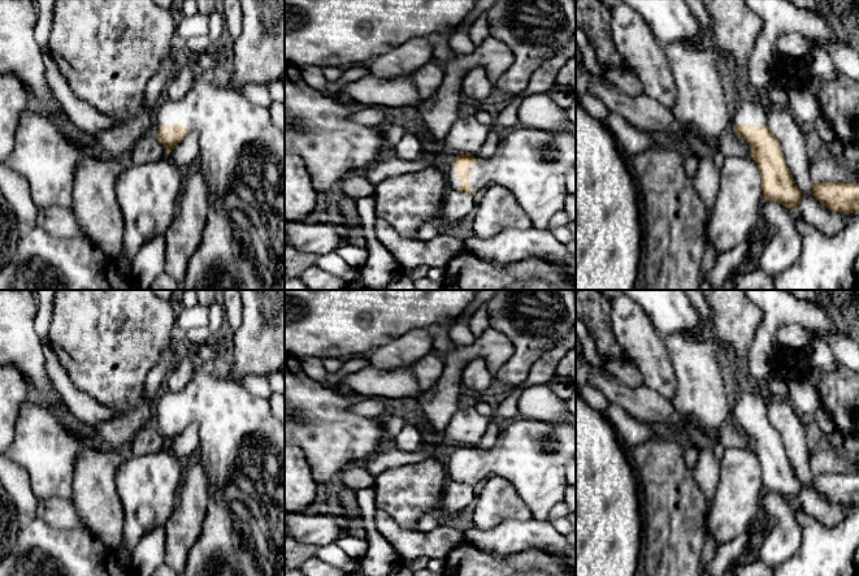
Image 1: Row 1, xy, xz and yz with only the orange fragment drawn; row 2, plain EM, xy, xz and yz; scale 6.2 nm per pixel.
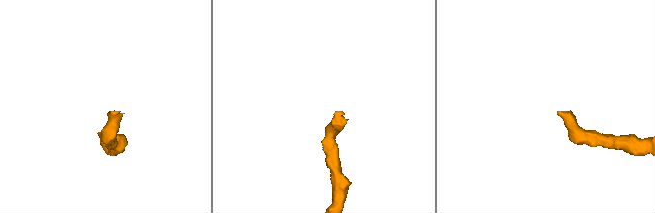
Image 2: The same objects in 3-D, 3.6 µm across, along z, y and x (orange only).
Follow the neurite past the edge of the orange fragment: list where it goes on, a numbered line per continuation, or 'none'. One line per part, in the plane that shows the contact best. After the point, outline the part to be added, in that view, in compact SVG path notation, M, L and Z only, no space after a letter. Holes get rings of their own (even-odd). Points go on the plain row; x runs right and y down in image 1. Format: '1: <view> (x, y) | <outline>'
1: xz (532, 455) | M520 417L500 429L499 437L491 449L480 451L477 446L473 447L477 450L478 455L469 458L469 463L472 464L469 468L470 480L476 484L487 476L499 476L507 480L530 508L533 519L548 520L551 508L559 502L563 502L565 497L568 485L565 478L567 464L576 456L576 423L561 421L555 424L545 419L534 420Z

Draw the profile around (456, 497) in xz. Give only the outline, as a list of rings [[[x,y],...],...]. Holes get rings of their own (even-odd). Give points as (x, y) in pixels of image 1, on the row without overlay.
[[[448,482],[441,501],[439,514],[459,516],[474,499],[473,486],[460,482]]]

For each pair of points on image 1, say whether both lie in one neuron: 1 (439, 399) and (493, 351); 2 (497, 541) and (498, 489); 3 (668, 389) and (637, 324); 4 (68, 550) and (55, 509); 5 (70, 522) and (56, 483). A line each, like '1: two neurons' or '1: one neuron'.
1: one neuron
2: two neurons
3: one neuron
4: two neurons
5: two neurons

